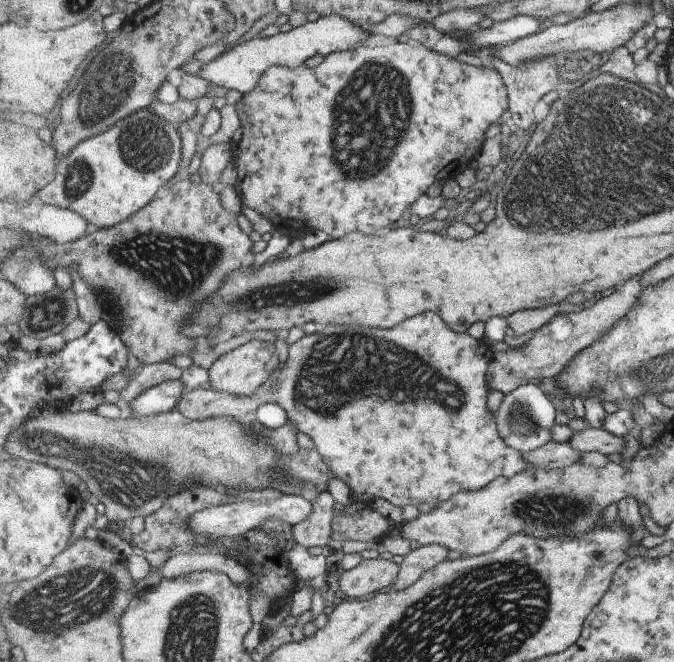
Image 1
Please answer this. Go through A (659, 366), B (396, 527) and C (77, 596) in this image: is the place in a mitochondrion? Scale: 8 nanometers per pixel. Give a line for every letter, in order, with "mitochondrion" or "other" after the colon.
A: mitochondrion
B: other
C: mitochondrion

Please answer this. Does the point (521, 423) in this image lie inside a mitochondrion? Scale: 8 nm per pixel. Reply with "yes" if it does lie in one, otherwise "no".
yes

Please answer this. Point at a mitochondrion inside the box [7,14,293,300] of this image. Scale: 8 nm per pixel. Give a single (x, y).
(112, 87)

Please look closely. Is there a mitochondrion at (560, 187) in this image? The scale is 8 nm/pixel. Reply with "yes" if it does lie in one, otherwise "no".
yes

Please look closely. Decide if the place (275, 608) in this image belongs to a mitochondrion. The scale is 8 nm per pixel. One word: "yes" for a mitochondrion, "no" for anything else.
no

